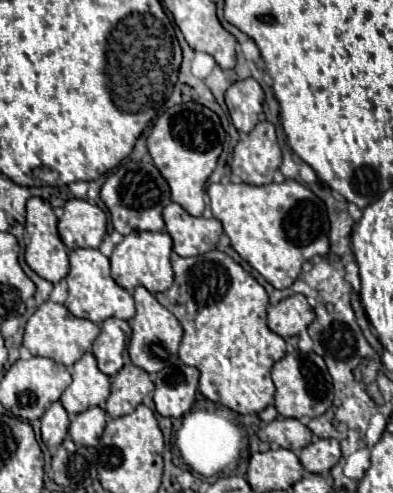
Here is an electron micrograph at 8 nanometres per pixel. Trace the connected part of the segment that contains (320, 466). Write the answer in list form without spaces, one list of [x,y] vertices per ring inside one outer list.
[[[316,439],[300,451],[298,459],[310,473],[328,473],[340,461],[340,445],[336,439]]]

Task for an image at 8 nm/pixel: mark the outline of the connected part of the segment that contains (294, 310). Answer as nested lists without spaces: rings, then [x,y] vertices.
[[[290,295],[268,309],[268,327],[280,337],[300,335],[314,321],[314,309],[304,295]]]

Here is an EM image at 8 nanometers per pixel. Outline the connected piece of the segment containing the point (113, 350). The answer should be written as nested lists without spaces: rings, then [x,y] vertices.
[[[106,319],[102,323],[102,331],[92,345],[92,353],[98,361],[98,369],[108,377],[114,377],[124,365],[124,349],[126,349],[126,333],[122,329],[120,319]]]

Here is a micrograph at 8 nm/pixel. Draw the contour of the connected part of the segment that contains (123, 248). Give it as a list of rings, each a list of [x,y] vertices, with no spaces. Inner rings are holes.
[[[136,231],[124,237],[120,245],[114,247],[114,253],[110,257],[112,263],[112,279],[124,287],[126,291],[132,291],[134,287],[142,285],[150,293],[162,293],[168,291],[172,285],[172,265],[170,265],[170,253],[172,253],[172,239],[168,233],[146,233],[146,231]]]

